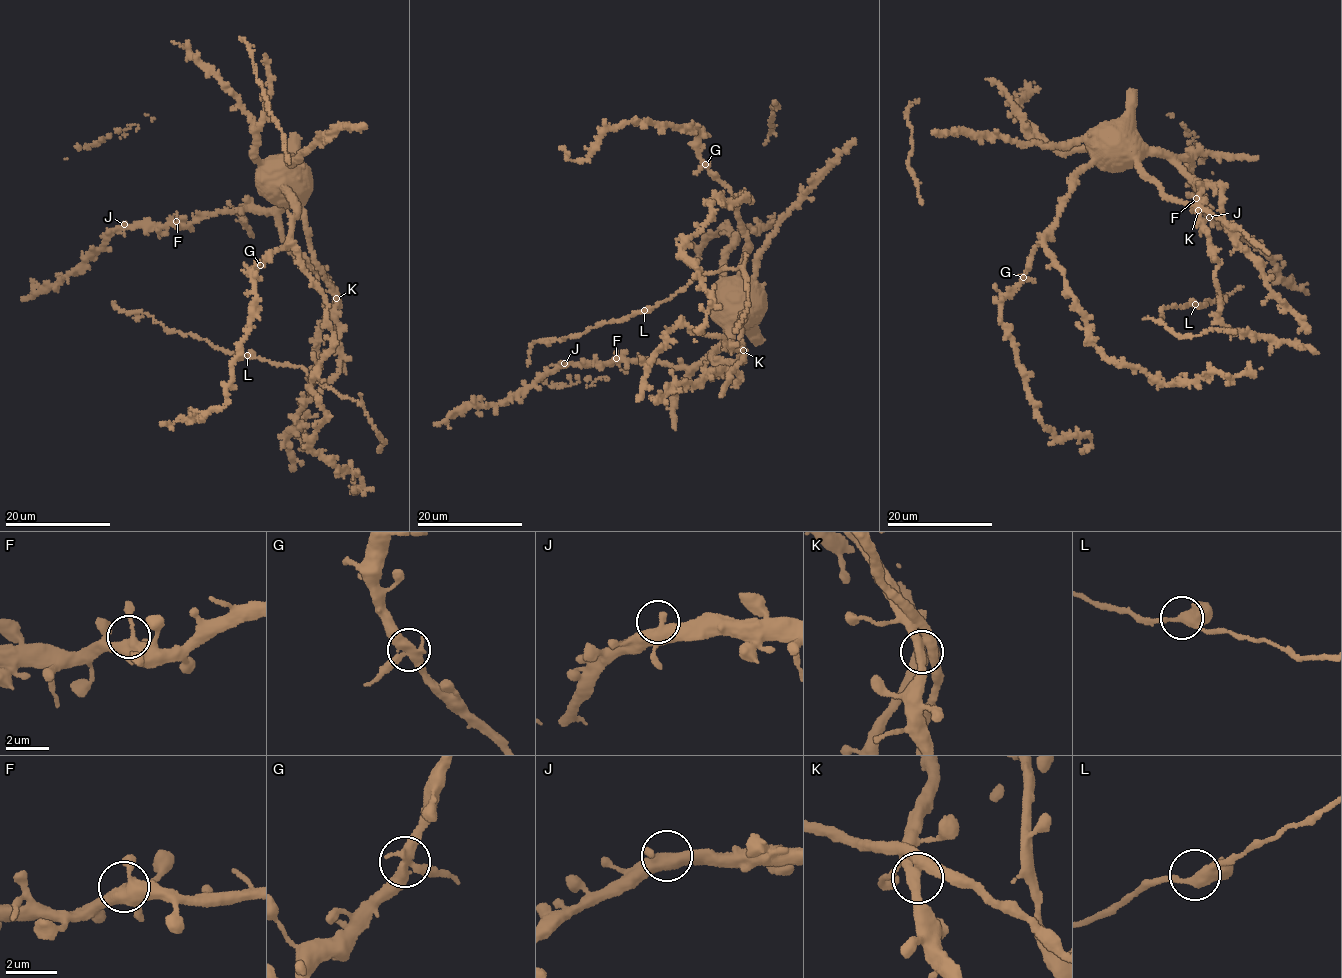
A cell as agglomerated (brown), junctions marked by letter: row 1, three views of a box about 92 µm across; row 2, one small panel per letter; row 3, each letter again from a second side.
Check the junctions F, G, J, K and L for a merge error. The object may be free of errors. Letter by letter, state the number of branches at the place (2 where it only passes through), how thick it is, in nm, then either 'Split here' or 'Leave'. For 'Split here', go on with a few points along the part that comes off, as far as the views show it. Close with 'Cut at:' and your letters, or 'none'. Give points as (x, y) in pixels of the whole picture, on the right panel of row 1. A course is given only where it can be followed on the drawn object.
F: Branches: 3. Thickness 400 nm. Leave
G: Branches: 3. Thickness 380 nm. Leave
J: Branches: 3. Thickness 360 nm. Leave
K: Branches: 3. Thickness 400 nm. Leave
L: Branches: 3. Thickness 360 nm. Leave
Cut at: none

